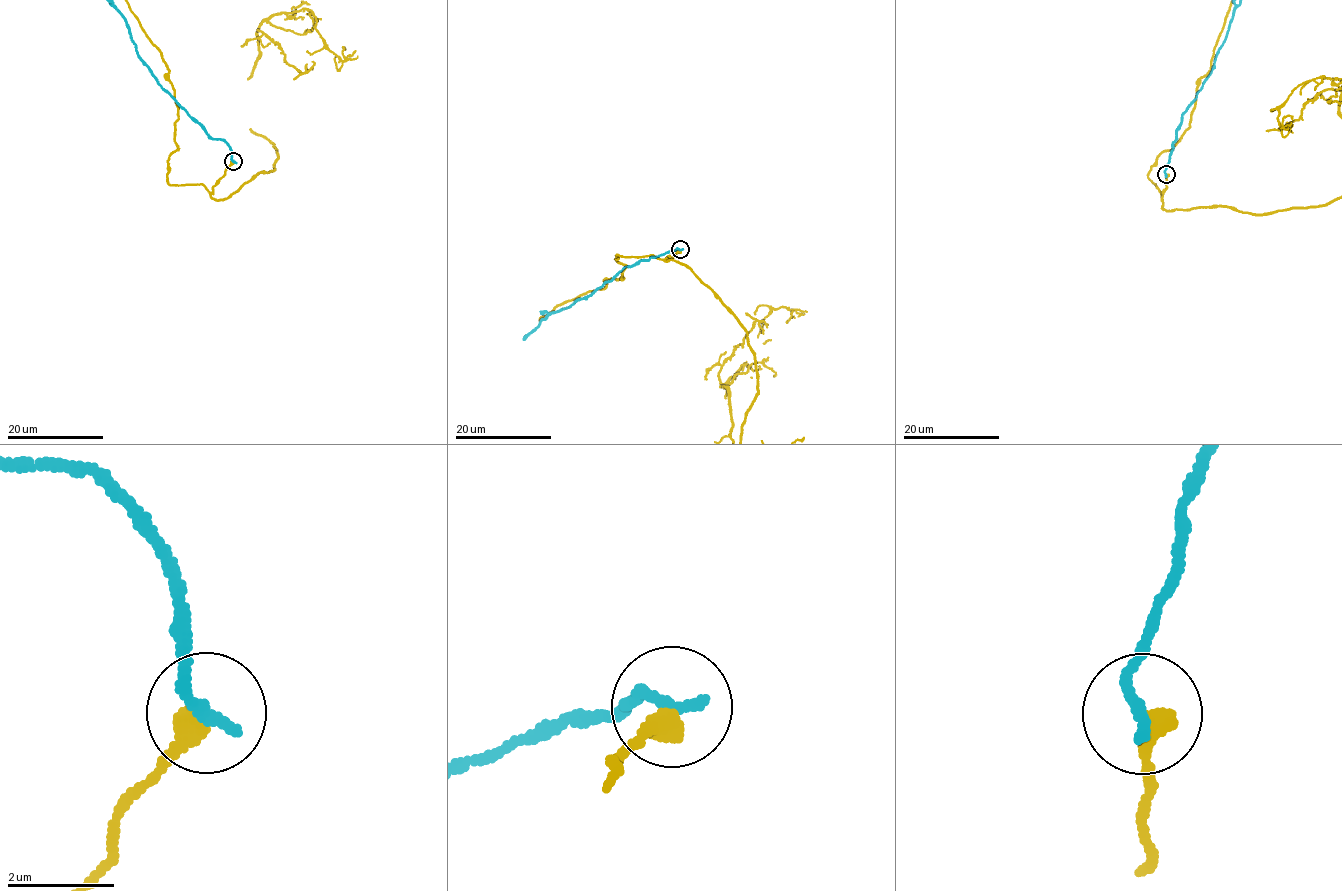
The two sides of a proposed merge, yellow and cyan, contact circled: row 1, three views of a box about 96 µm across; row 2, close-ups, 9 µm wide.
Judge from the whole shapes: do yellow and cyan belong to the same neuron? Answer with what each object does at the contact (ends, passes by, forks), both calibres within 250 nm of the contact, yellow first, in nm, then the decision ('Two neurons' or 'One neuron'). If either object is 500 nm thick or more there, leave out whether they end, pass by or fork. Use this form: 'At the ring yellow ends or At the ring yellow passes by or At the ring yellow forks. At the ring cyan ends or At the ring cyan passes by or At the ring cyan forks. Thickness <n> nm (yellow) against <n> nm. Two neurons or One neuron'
At the ring yellow ends. At the ring cyan ends. Thickness 380 nm (yellow) against 280 nm. Two neurons

